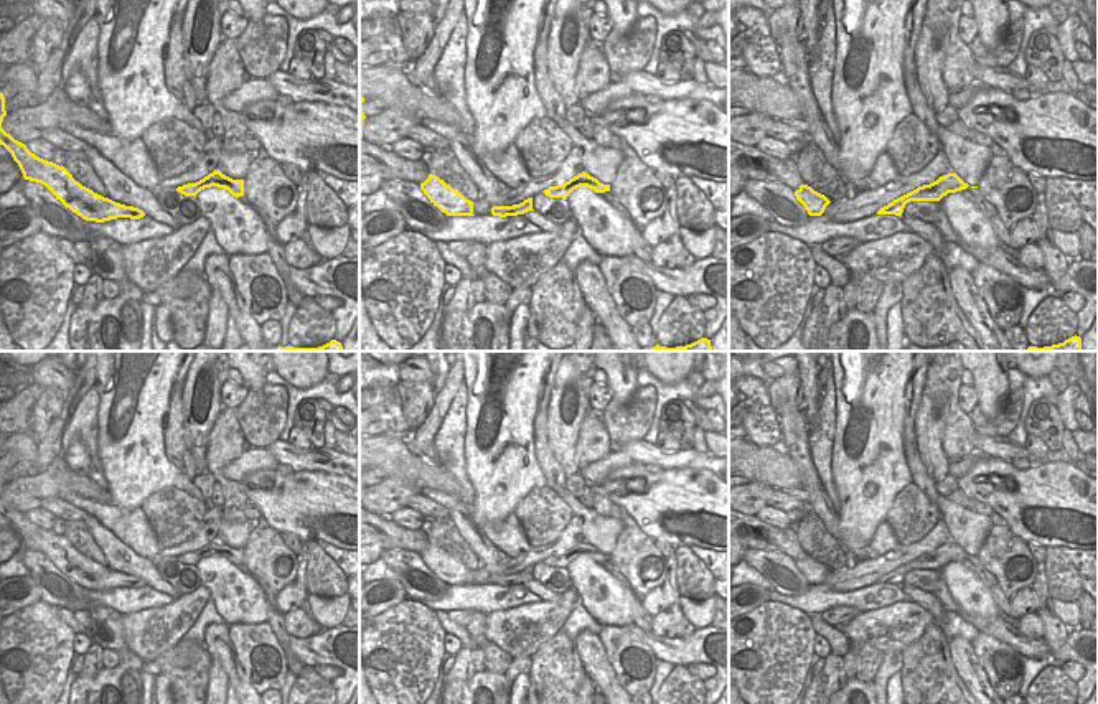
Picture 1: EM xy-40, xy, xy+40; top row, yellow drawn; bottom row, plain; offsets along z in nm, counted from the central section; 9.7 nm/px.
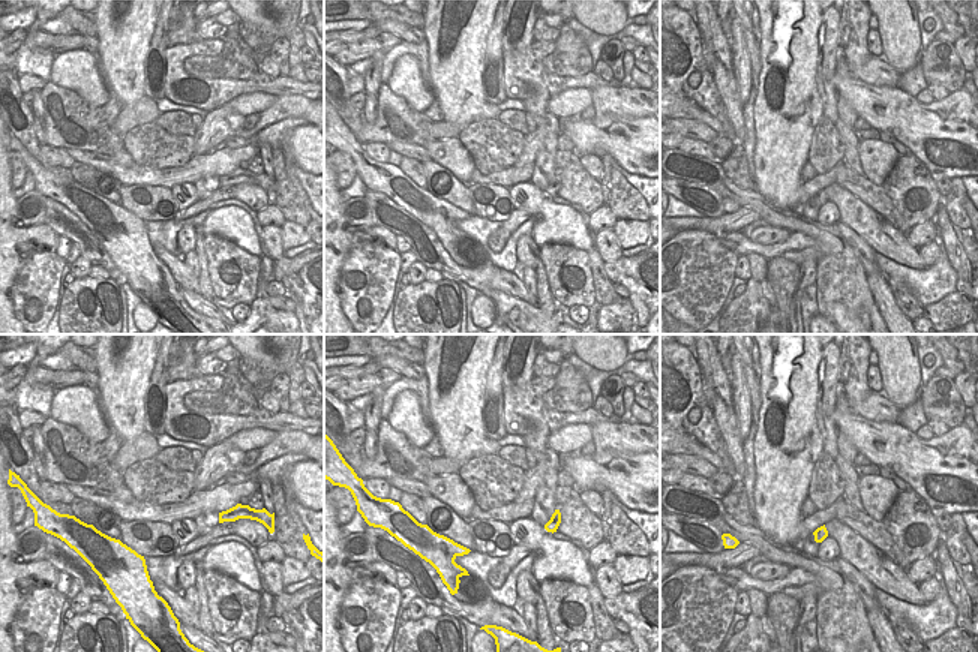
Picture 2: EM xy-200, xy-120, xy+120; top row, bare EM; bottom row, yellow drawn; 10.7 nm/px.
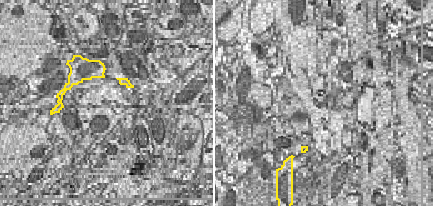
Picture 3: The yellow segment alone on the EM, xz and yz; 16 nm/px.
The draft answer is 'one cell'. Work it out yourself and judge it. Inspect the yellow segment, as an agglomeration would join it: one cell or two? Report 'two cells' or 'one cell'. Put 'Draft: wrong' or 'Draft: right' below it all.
two cells
Draft: wrong

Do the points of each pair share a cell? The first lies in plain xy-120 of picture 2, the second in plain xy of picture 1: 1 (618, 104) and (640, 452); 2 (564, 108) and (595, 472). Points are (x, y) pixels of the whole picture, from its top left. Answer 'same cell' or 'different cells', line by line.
1: same cell
2: same cell

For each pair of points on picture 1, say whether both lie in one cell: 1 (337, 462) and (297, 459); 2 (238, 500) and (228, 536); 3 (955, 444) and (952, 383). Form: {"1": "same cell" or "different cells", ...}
{"1": "same cell", "2": "different cells", "3": "same cell"}

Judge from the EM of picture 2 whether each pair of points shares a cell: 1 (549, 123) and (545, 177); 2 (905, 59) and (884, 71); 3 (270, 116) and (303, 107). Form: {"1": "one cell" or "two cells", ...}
{"1": "one cell", "2": "two cells", "3": "one cell"}

